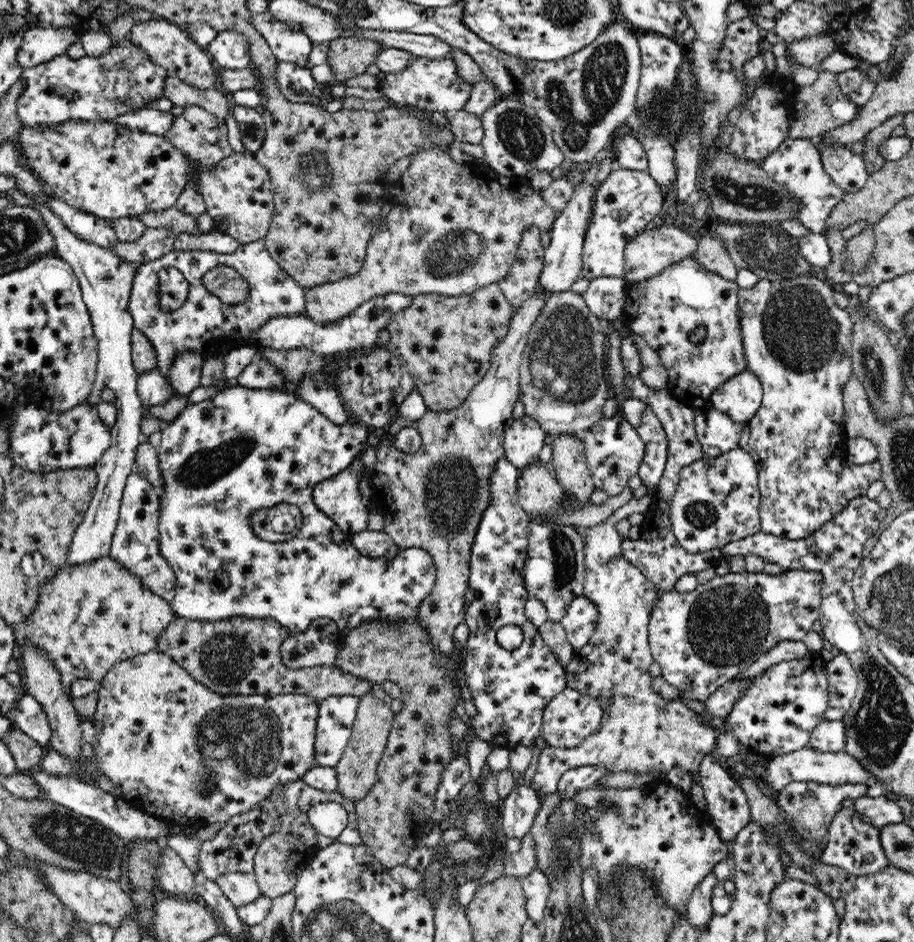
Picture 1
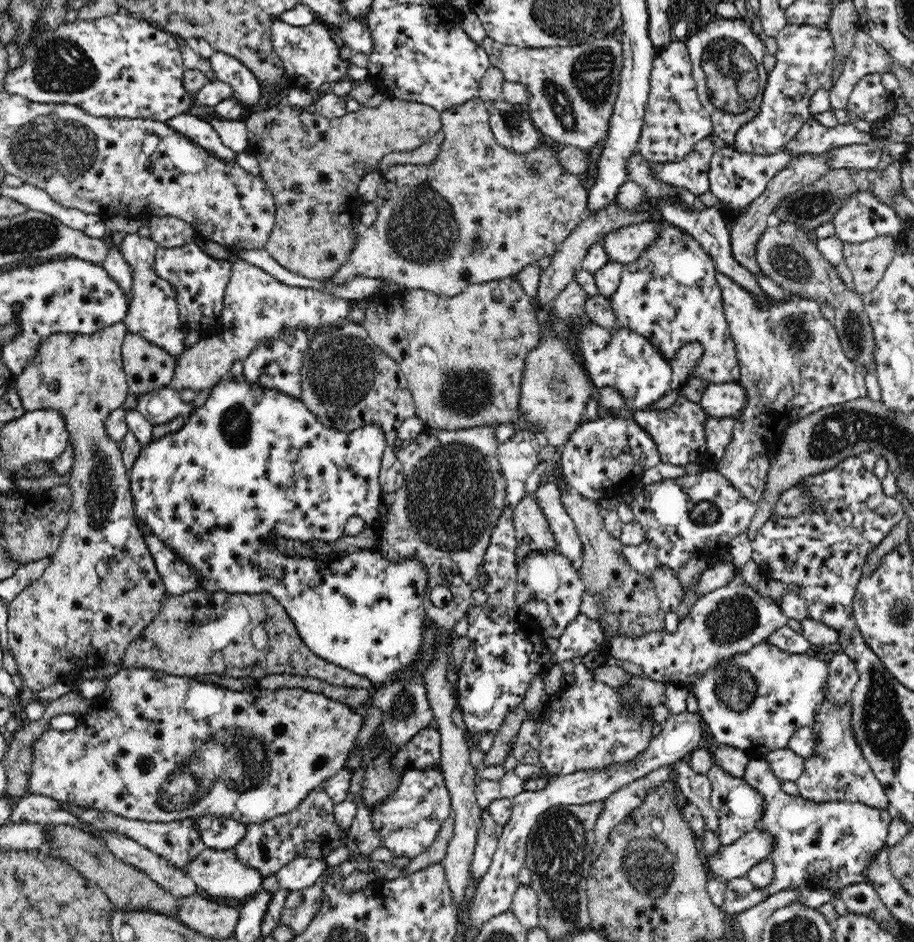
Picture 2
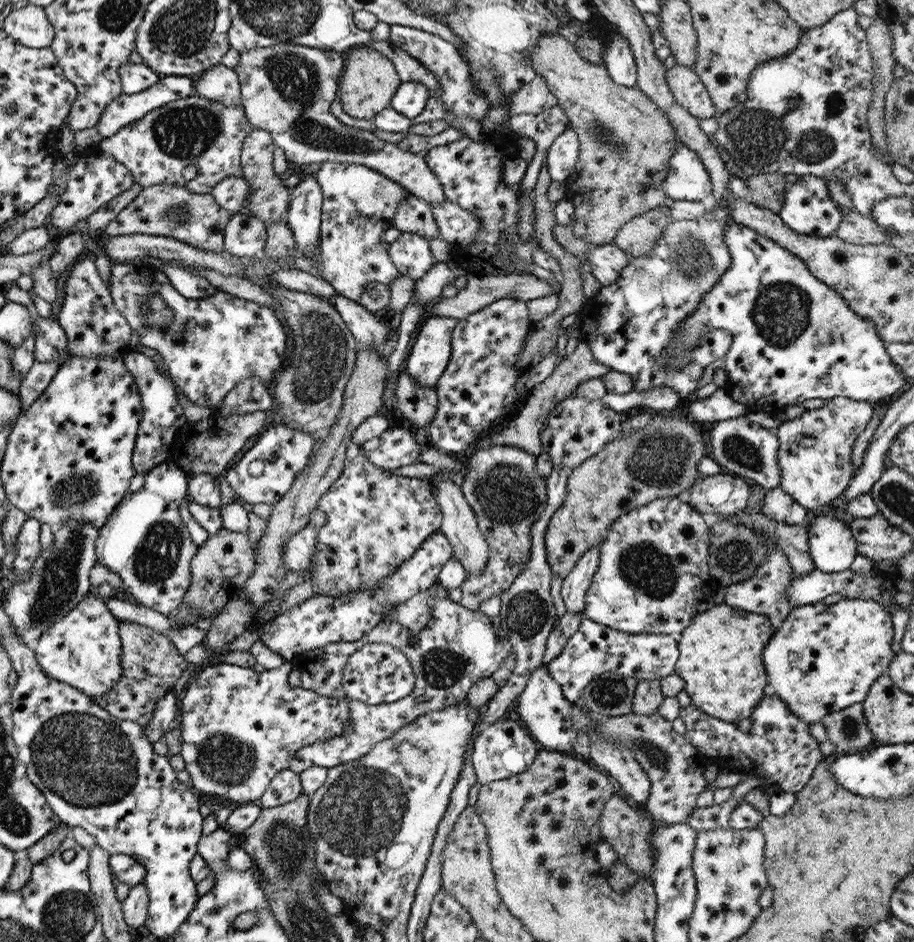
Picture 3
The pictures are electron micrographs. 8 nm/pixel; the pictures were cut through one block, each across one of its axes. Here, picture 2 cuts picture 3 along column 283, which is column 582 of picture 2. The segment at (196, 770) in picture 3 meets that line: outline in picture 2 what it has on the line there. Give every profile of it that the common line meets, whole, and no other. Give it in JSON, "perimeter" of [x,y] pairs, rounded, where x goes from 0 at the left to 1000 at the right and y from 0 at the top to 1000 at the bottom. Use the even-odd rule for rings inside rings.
{"perimeter":[[[635,701],[625,714],[627,723],[606,737],[602,738],[591,761],[591,773],[588,773],[591,782],[590,811],[602,824],[624,823],[633,818],[659,818],[666,814],[674,814],[681,809],[696,807],[713,786],[714,758],[713,752],[698,748],[693,755],[685,751],[685,742],[676,731],[654,723],[650,714],[641,709]]]}

